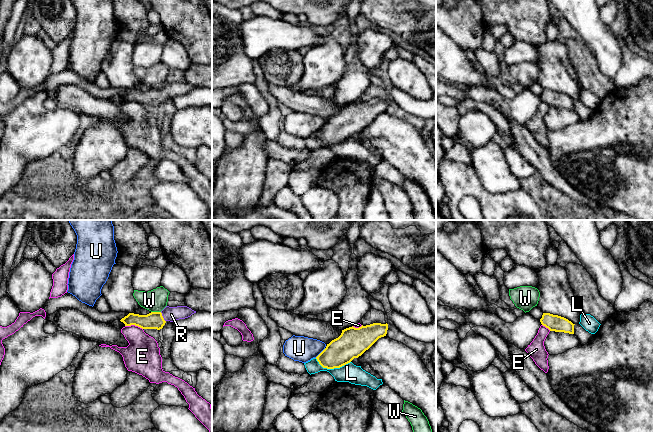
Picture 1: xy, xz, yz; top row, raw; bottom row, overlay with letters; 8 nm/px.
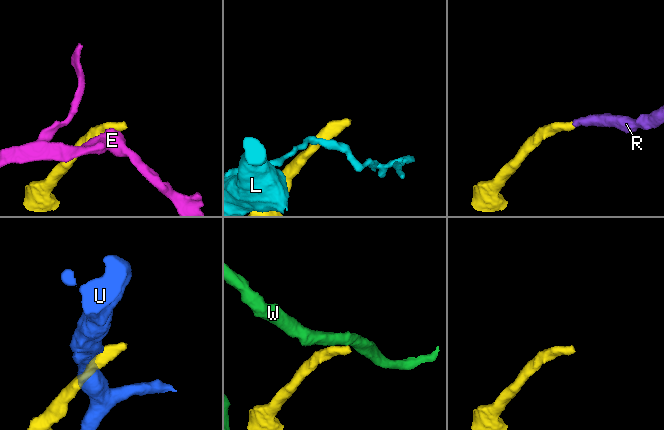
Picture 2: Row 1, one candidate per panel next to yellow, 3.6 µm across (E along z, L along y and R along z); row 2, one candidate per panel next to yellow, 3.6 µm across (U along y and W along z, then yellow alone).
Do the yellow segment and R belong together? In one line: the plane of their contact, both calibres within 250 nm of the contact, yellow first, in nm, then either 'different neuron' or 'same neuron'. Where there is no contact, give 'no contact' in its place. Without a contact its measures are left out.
xy | 140/120 nm | same neuron

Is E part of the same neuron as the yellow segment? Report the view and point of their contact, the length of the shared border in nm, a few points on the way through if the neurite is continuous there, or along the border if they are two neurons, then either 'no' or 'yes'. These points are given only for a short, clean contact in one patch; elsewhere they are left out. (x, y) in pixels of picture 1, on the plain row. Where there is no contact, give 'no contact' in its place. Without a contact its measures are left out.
xy (134, 100) | 150 nm | along xy (125, 101), (137, 101), (142, 105) | no

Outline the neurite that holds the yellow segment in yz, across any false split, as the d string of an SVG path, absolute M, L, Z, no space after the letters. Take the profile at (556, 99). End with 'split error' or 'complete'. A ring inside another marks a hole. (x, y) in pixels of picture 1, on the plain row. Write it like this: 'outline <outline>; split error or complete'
outline M543 89L540 98L550 107L574 110L575 100L564 93L553 91L550 89Z; complete

